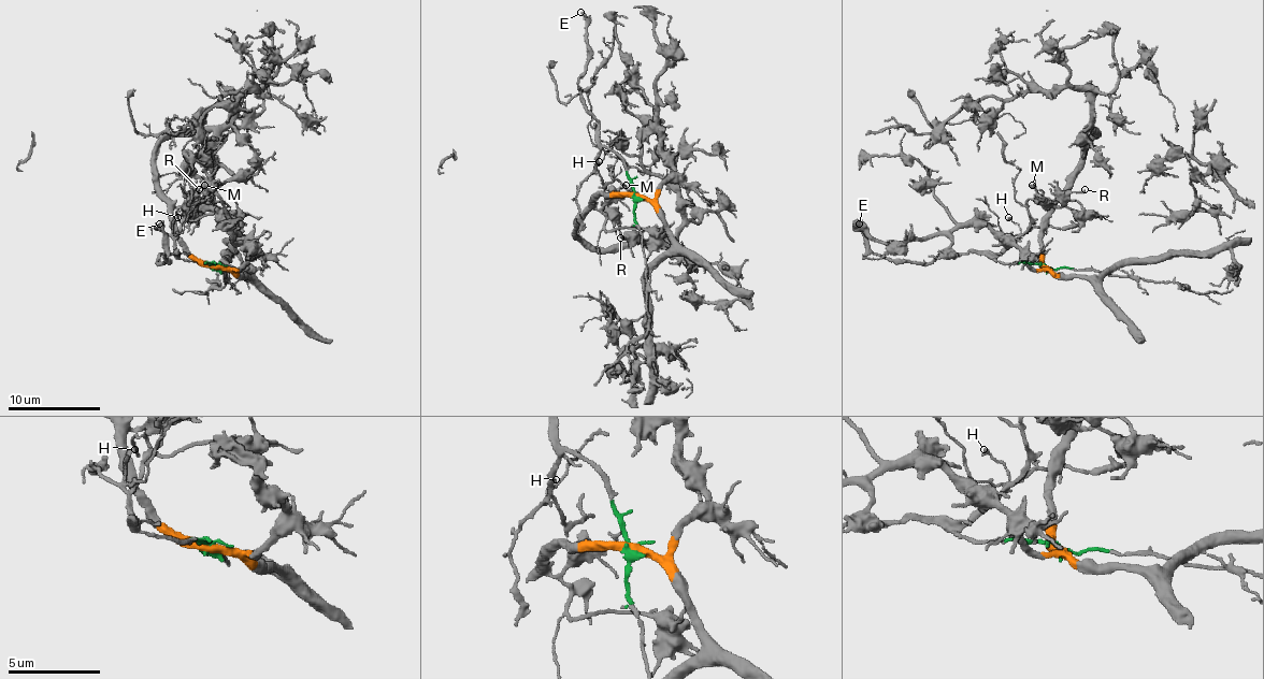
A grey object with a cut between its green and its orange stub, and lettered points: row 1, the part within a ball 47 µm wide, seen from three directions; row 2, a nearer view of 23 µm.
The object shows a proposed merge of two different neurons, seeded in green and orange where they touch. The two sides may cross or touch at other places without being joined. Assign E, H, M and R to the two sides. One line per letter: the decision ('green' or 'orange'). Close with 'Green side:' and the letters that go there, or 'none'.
E: green
H: green
M: orange
R: orange
Green side: E, H

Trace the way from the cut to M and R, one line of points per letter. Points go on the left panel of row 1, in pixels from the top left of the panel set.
M: (215, 268), (205, 268), (177, 235), (173, 210), (205, 184)
R: (215, 268), (205, 268), (177, 235), (173, 214), (175, 207), (182, 207), (198, 189)

